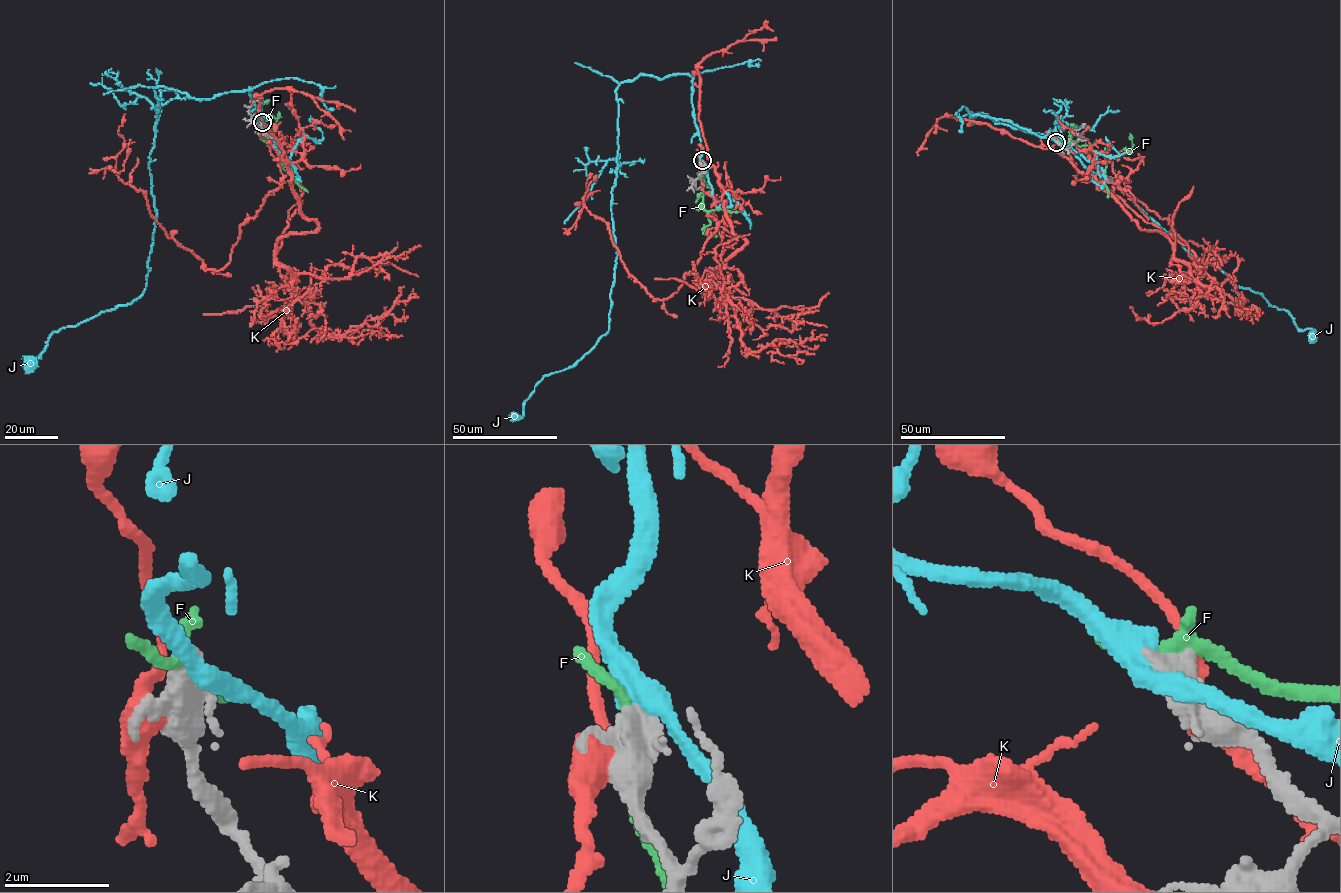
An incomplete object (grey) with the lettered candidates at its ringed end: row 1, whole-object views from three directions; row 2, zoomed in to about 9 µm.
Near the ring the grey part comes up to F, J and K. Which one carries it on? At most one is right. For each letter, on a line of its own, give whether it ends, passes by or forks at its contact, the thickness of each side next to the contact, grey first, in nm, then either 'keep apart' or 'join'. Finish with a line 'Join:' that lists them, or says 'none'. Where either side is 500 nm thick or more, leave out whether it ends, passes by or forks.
F: 550 nm thick on the grey side, 240 nm on the other; keep apart
J: it passes by; 400 nm thick on the grey side, 420 nm on the other; keep apart
K: it passes by; 440 nm thick on the grey side, 480 nm on the other; keep apart
Join: none

